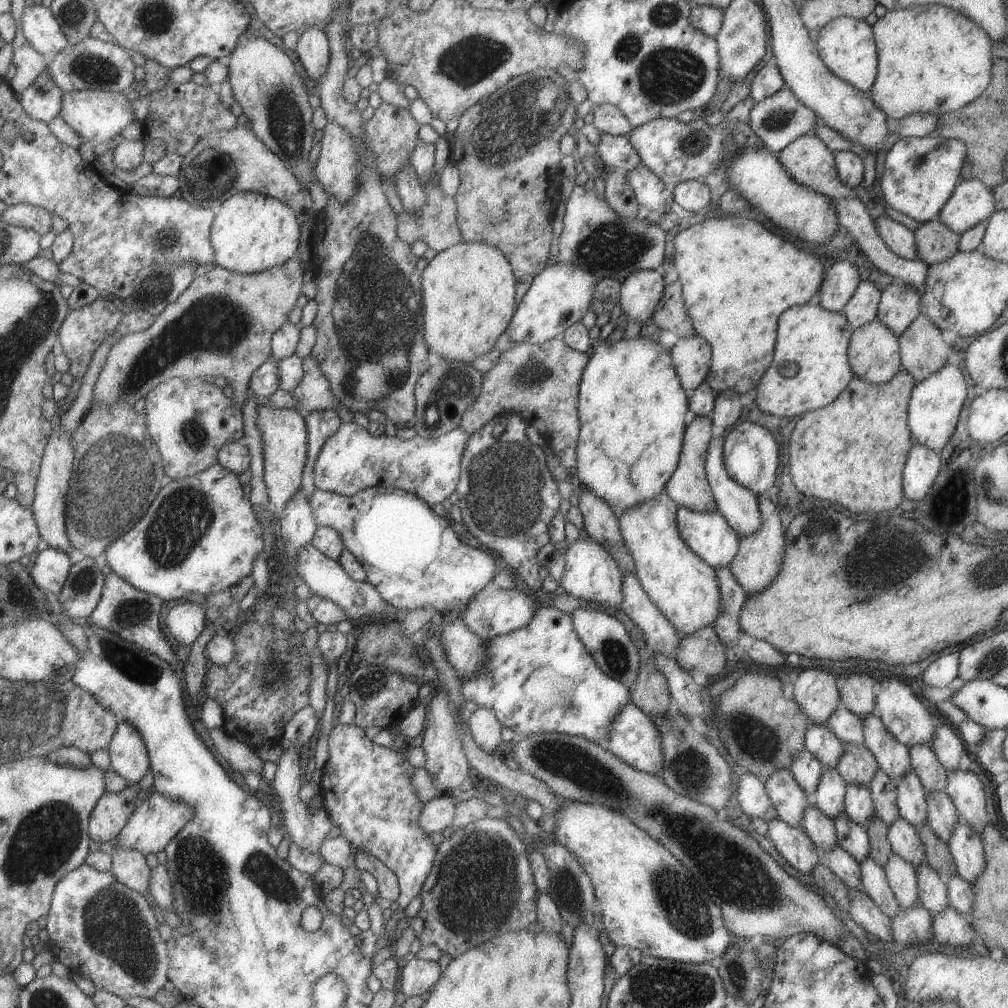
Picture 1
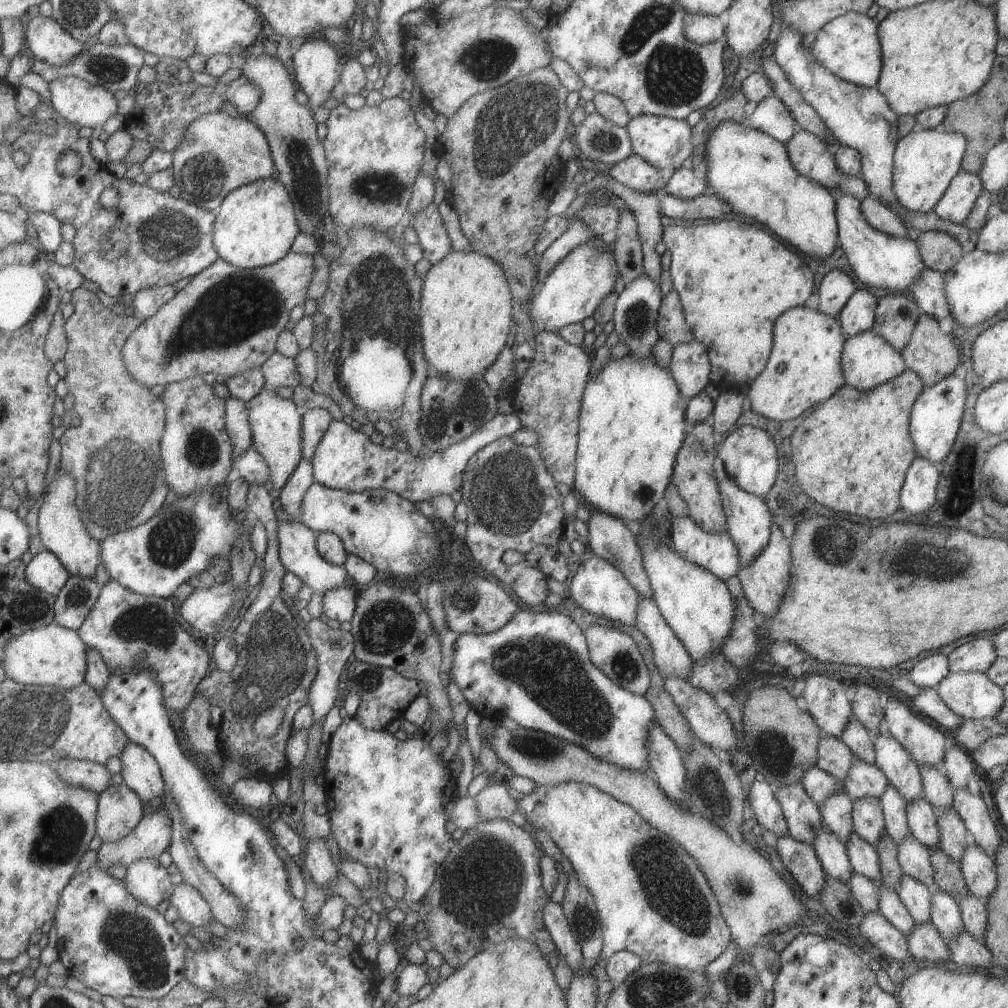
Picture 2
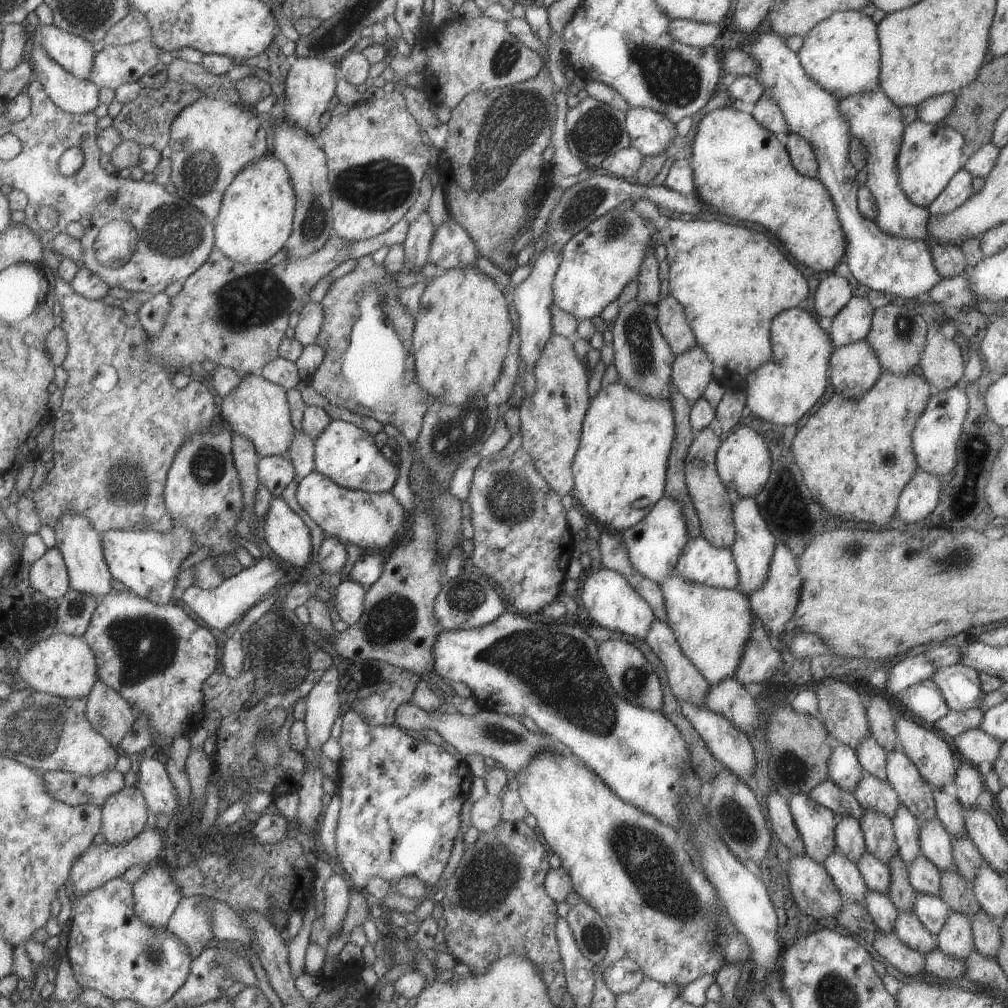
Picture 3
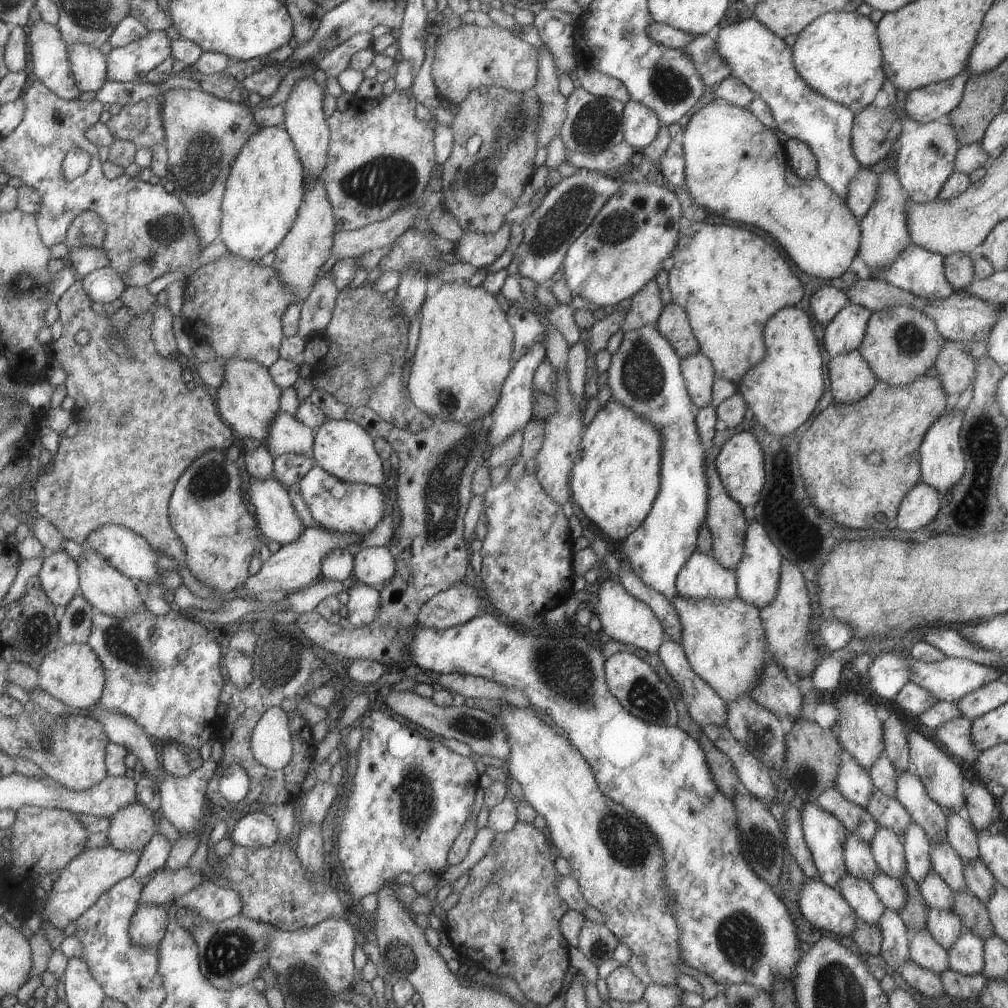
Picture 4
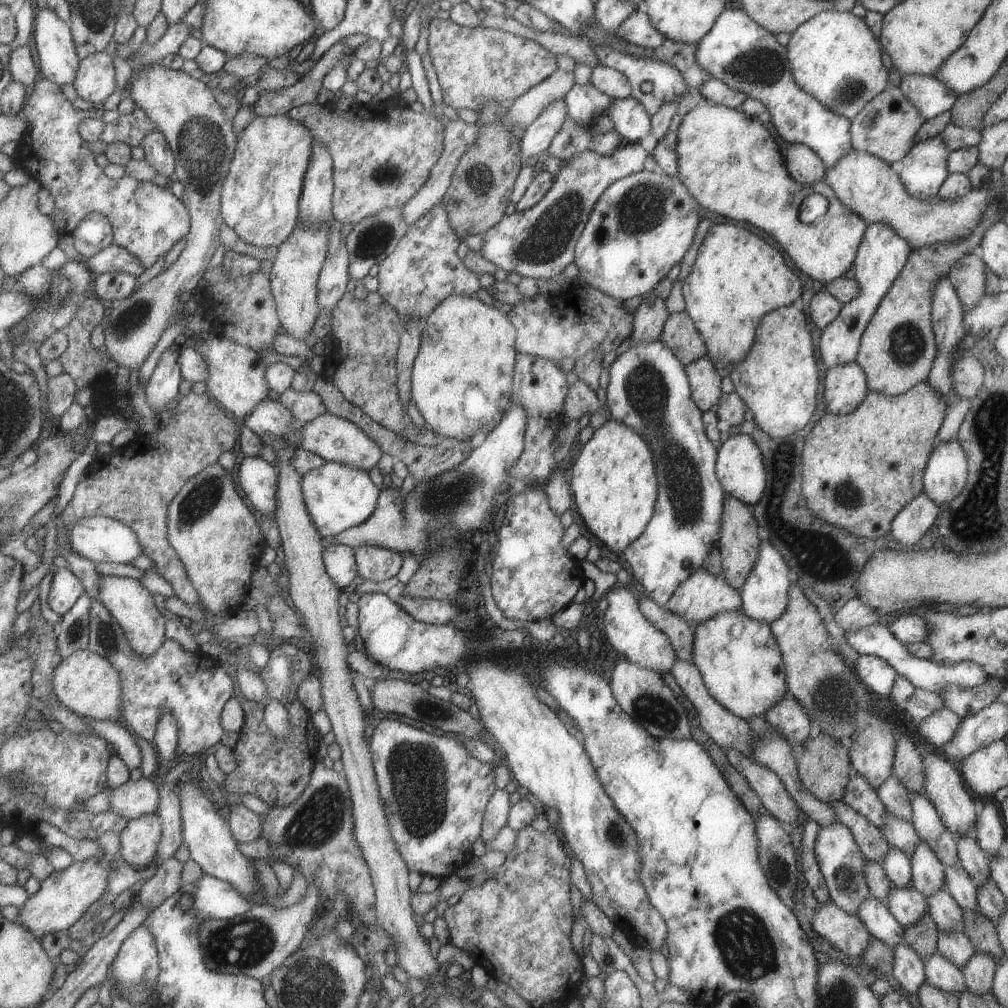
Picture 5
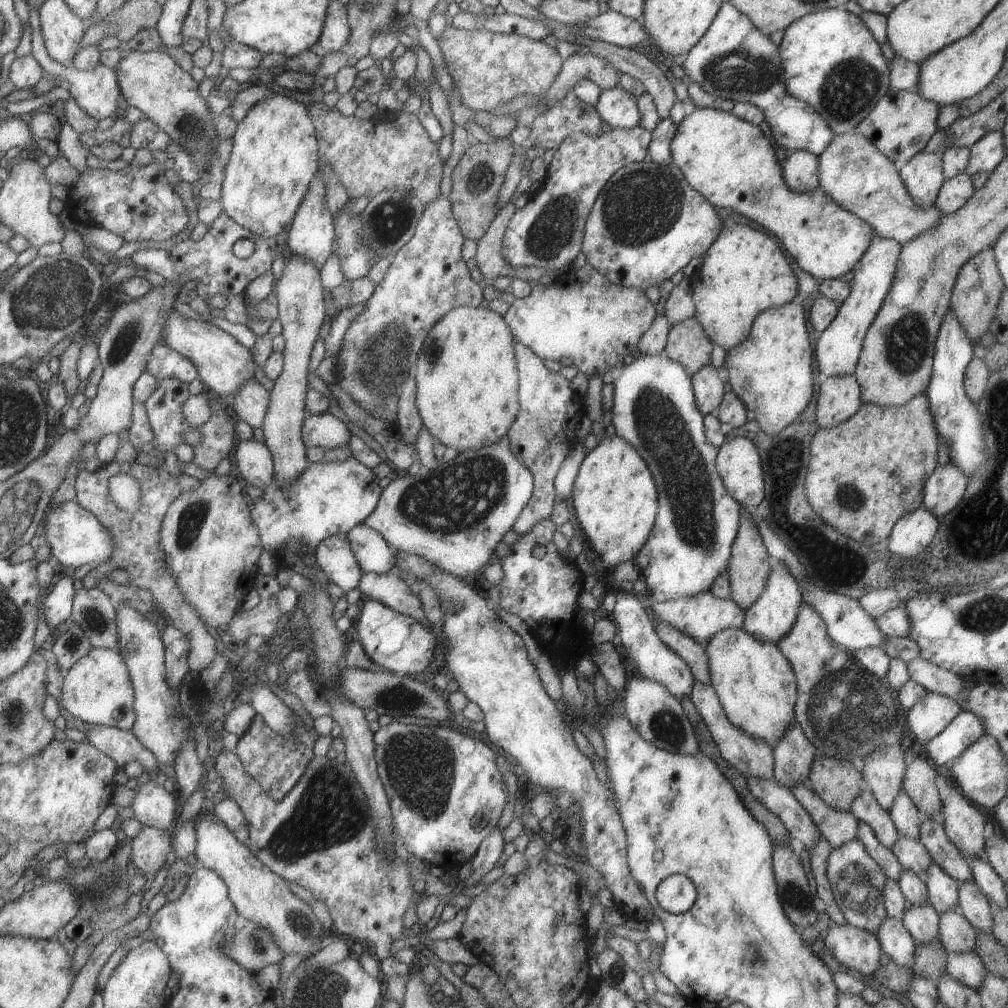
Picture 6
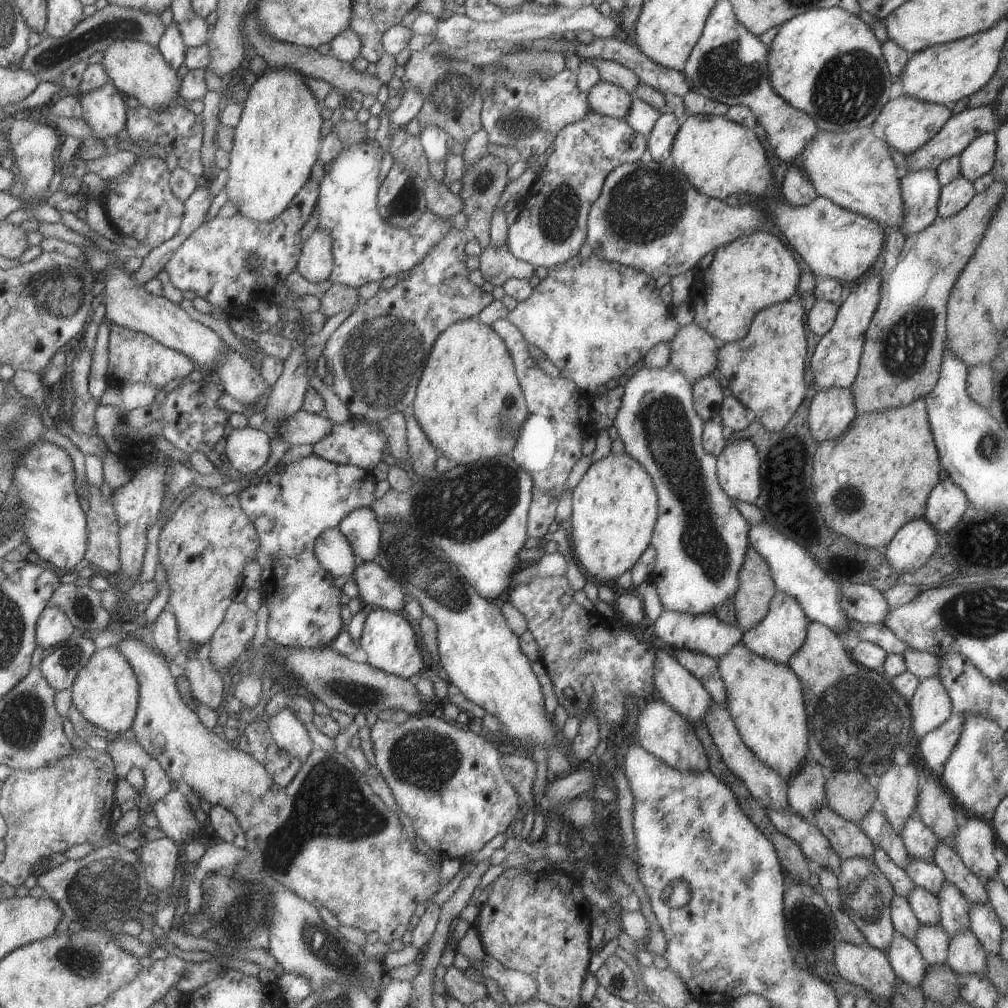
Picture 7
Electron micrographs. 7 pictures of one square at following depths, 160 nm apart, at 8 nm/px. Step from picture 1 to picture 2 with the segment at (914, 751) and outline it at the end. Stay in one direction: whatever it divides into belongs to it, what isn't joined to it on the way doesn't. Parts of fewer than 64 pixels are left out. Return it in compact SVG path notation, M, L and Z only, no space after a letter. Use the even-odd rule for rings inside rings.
M918 767L922 780L924 798L934 808L952 808L953 788L946 777L941 776L935 767Z

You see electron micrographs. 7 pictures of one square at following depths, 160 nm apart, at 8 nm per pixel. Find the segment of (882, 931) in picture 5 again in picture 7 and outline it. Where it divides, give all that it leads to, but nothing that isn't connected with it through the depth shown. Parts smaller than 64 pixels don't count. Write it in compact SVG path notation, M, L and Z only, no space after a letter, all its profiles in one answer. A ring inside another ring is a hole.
M895 933L886 955L897 980L921 988L927 964L913 941Z

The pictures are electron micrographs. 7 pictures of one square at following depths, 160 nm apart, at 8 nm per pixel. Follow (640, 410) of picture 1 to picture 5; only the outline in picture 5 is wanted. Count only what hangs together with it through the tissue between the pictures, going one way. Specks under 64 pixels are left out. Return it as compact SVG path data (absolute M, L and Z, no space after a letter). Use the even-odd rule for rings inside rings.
M610 418L605 421L600 428L593 430L589 440L587 440L587 442L585 442L580 448L580 453L576 456L574 465L570 469L571 480L569 482L569 486L571 487L577 512L580 514L587 530L589 530L589 532L591 532L591 534L593 534L593 536L601 542L601 544L604 544L609 550L611 550L611 552L621 554L624 548L627 548L631 542L633 542L636 538L639 538L639 535L643 532L643 529L647 526L647 523L653 514L654 504L656 501L656 474L648 444L633 429L630 429L624 424L621 424L619 421Z

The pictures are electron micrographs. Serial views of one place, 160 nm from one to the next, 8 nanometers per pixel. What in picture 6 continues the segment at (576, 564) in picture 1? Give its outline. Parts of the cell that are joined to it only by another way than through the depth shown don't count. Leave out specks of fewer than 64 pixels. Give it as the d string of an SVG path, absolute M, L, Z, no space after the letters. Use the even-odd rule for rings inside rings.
M616 591L615 605L612 611L612 621L616 624L617 636L626 650L629 666L636 674L650 681L661 683L675 698L689 696L694 678L687 663L669 650L656 635L654 619L647 617L647 609L630 591Z

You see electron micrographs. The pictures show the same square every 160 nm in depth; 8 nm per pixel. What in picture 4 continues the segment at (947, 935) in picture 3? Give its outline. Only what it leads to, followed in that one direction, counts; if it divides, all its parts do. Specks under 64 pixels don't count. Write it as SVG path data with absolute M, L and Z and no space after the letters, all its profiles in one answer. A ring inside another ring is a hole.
M963 929L955 944L946 950L948 968L962 975L976 975L984 967L984 940Z

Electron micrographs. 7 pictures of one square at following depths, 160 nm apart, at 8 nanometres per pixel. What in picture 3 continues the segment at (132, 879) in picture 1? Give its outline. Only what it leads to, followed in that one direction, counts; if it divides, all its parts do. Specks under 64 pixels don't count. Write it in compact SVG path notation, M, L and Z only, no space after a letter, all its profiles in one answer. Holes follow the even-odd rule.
M153 862L145 867L143 878L134 883L134 897L139 918L147 926L160 929L165 928L182 896L170 880L169 870Z

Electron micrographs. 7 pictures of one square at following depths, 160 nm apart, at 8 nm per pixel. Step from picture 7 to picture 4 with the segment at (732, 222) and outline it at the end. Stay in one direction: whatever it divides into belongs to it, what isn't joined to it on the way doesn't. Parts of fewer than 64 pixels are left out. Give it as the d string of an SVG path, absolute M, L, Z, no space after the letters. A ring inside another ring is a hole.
M621 182L619 188L603 203L592 218L590 225L571 243L562 262L562 278L571 296L580 296L597 306L617 304L624 298L631 298L649 280L654 279L661 269L661 262L672 256L671 251L678 237L683 209L672 192L655 182Z

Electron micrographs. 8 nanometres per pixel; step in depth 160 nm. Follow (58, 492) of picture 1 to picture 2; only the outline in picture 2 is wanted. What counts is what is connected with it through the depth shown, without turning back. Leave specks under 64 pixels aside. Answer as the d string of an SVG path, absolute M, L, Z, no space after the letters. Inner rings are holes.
M61 468L45 492L43 504L38 512L38 530L42 549L53 551L72 575L91 579L99 568L97 564L99 554L102 554L102 543L90 533L78 506L78 498L76 478Z

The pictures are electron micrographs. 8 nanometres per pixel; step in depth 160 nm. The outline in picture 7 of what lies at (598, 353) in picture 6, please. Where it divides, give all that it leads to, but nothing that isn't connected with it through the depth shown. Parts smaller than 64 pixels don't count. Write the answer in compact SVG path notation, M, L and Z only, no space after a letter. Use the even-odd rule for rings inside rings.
M577 254L573 260L548 271L545 278L532 288L532 293L519 301L505 319L520 330L527 344L535 345L558 368L562 377L573 382L580 393L586 394L589 401L598 394L605 398L605 382L611 378L623 380L623 372L642 360L651 347L658 343L670 346L673 335L680 327L671 308L663 304L652 276L604 261L593 254L586 259Z

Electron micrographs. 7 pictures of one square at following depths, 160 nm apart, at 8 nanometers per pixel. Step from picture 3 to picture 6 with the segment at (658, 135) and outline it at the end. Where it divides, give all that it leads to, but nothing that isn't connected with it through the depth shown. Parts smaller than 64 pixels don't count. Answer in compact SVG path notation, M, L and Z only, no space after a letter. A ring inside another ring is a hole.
M617 86L600 89L593 108L603 123L607 123L613 128L628 129L640 121L636 99L631 93Z

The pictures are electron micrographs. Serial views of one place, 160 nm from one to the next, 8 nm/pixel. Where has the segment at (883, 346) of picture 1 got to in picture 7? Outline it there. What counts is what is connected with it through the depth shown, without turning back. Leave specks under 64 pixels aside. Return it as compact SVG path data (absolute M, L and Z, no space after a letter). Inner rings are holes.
M821 389L813 395L809 408L808 428L818 443L839 438L857 415L849 389Z

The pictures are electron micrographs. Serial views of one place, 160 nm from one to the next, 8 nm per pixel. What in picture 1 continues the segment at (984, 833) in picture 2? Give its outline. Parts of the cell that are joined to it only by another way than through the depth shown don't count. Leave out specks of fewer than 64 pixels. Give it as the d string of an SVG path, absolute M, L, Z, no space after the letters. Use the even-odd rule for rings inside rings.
M968 770L947 771L944 792L953 801L959 818L981 836L983 827L989 820L985 811L983 784L979 778Z

